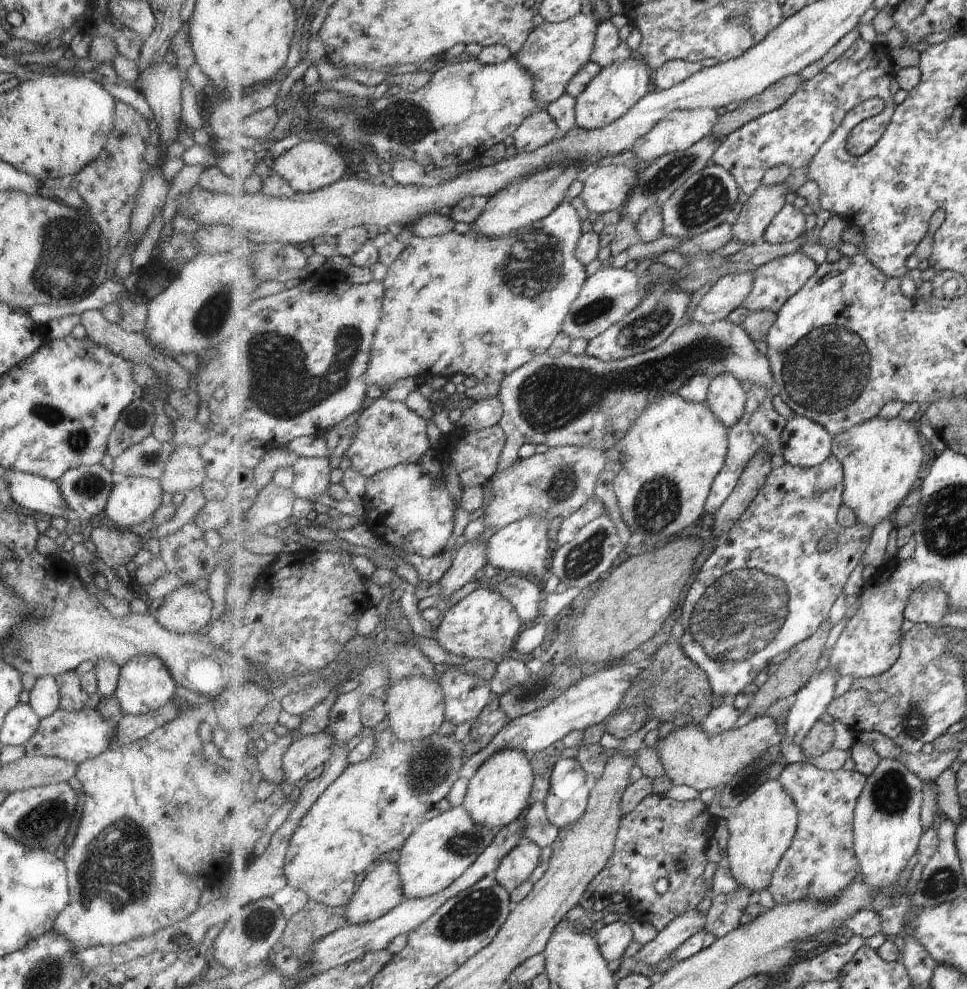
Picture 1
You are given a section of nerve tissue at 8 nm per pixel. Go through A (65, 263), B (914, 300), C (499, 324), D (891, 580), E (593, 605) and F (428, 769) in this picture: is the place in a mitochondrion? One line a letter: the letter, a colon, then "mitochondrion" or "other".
A: mitochondrion
B: other
C: other
D: other
E: other
F: mitochondrion

